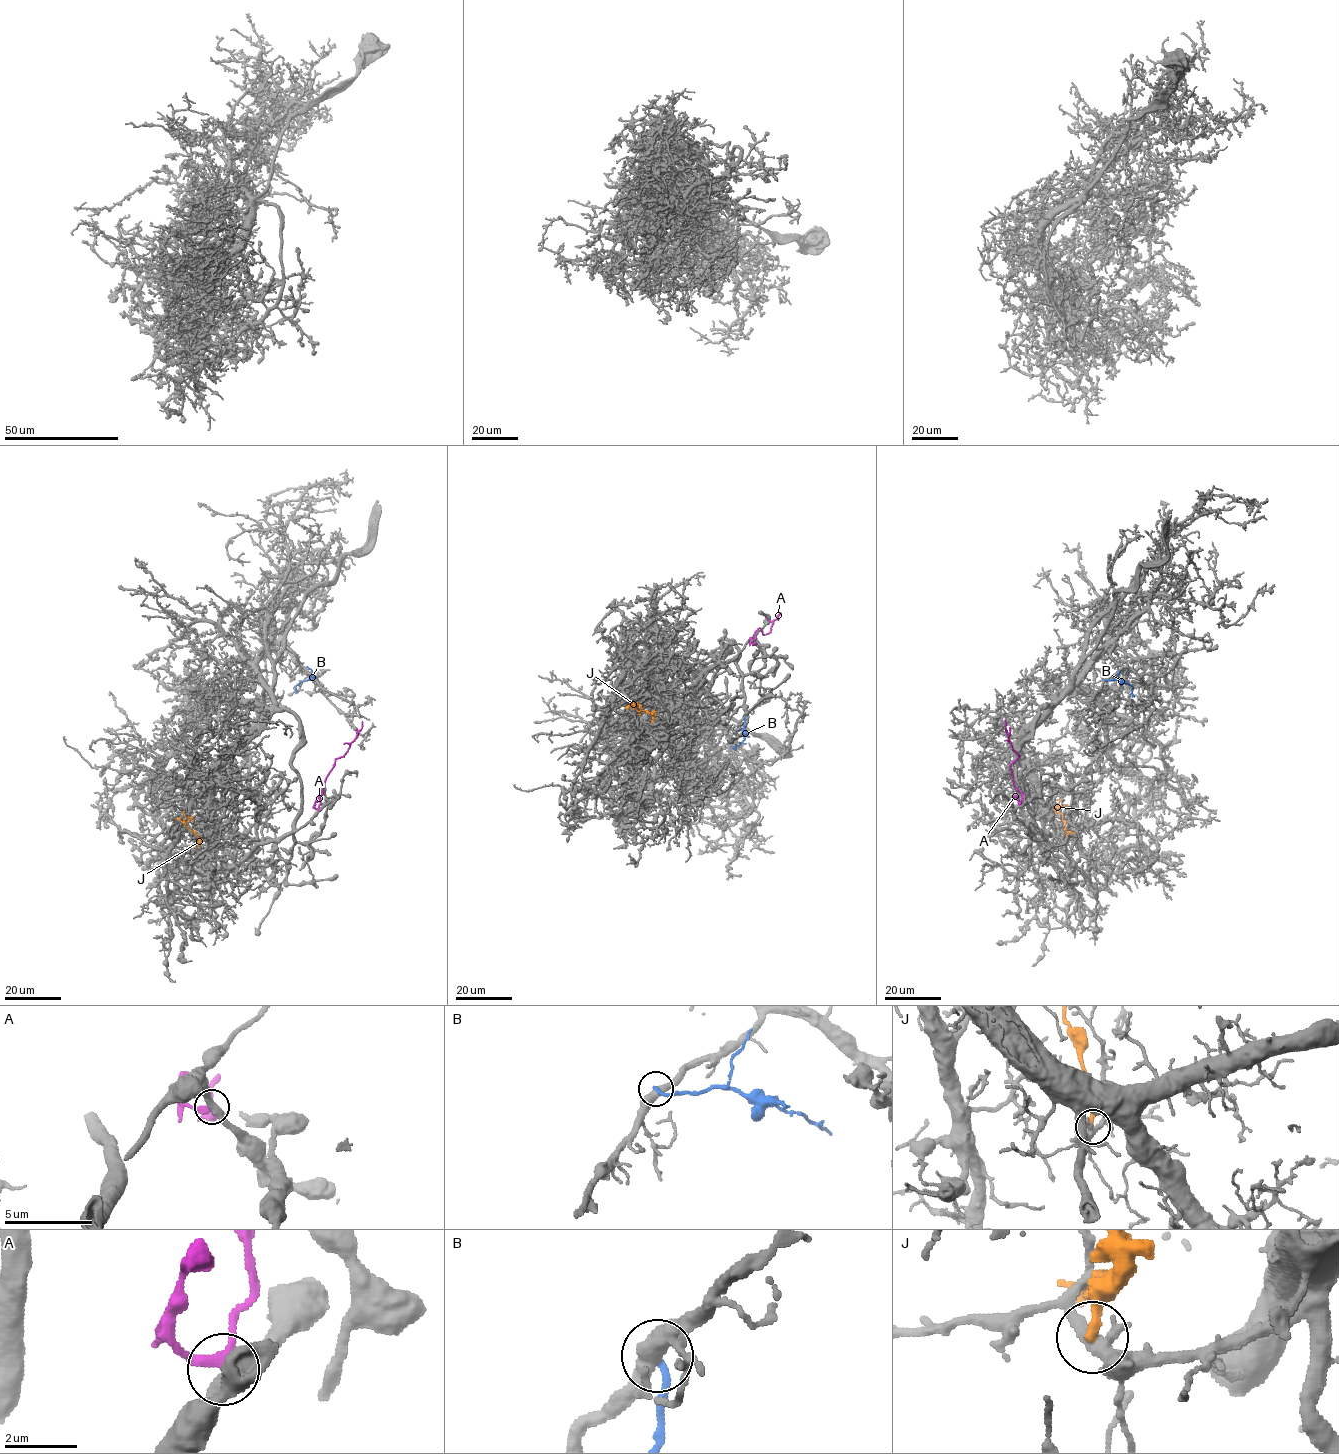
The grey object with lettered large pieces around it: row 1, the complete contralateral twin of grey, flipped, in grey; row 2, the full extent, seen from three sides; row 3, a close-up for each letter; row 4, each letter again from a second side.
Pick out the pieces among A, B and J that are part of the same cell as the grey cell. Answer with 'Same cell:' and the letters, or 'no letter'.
Same cell: no letter

